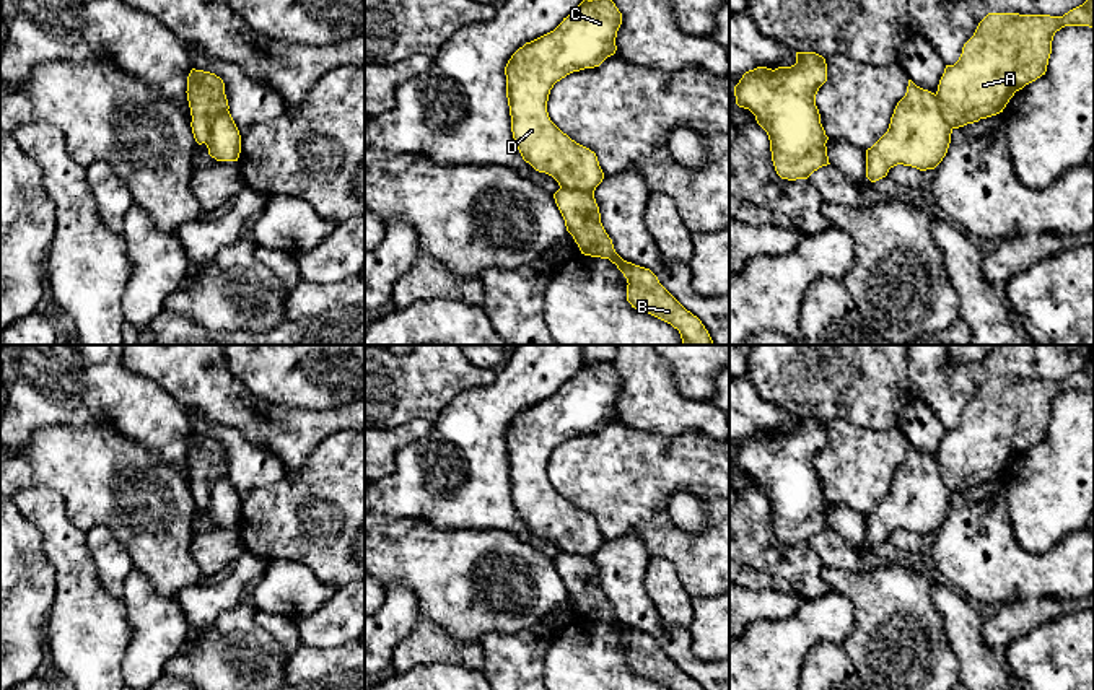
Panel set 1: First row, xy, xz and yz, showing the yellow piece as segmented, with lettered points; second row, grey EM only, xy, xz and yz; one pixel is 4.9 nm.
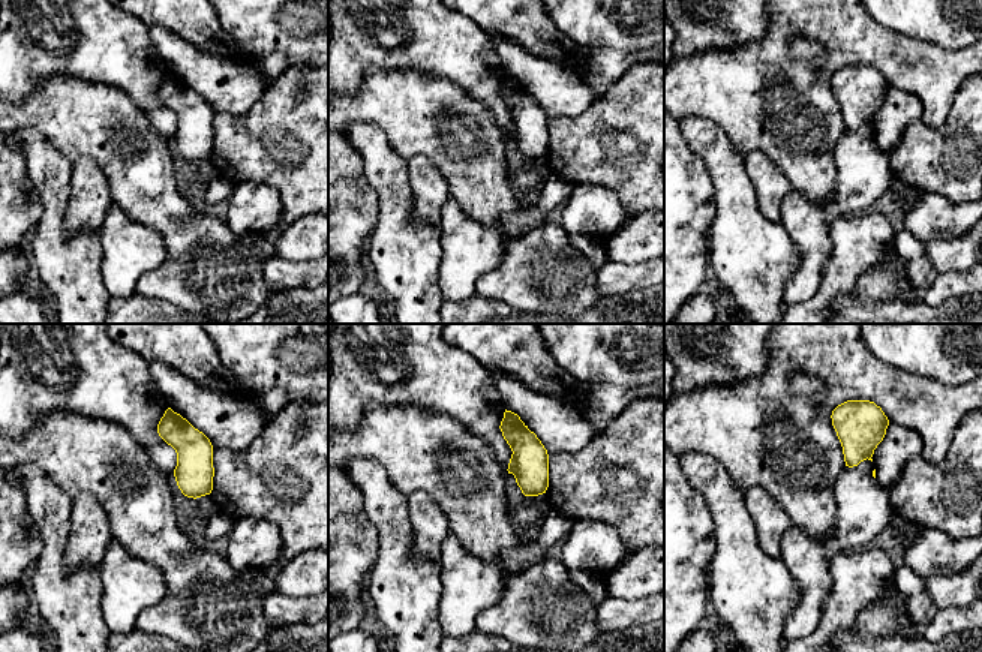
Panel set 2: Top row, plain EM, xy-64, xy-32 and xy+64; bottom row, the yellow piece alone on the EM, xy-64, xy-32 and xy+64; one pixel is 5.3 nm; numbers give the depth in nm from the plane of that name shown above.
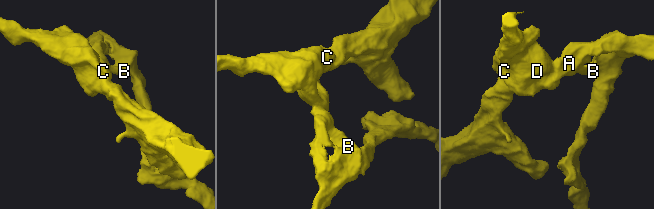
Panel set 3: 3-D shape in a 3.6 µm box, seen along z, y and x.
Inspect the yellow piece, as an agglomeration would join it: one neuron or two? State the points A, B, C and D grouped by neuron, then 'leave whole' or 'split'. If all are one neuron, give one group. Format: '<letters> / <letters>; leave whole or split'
A B / C D; split

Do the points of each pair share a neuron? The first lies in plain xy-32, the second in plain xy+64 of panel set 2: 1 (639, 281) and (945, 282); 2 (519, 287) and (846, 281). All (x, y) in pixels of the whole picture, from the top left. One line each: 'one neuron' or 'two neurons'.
1: one neuron
2: two neurons

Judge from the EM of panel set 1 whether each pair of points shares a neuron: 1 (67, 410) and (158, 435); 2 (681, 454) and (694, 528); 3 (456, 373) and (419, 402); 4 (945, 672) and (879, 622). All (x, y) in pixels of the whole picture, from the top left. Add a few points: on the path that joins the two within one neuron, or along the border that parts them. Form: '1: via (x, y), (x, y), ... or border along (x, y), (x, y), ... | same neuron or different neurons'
1: via (90, 407), (131, 407), (135, 412) | same neuron
2: border along (673, 493), (695, 493), (704, 502), (707, 524) | different neurons
3: via (446, 375), (428, 393) | same neuron
4: via (928, 668), (896, 638) | same neuron

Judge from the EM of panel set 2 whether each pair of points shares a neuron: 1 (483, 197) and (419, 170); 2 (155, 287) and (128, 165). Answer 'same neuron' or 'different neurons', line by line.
1: different neurons
2: same neuron

